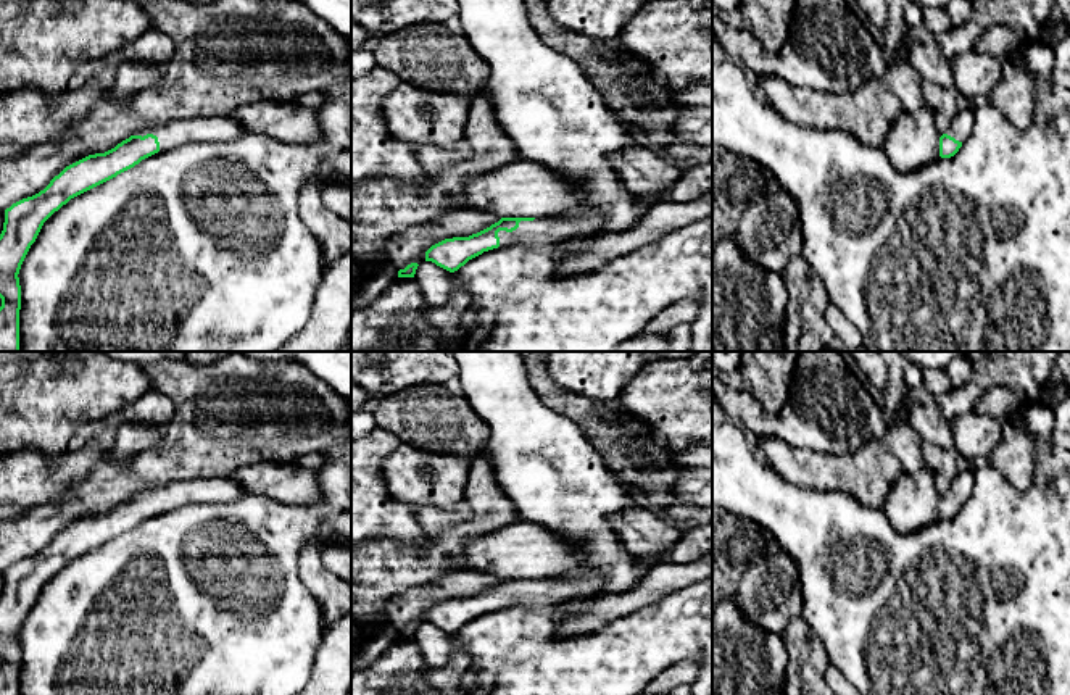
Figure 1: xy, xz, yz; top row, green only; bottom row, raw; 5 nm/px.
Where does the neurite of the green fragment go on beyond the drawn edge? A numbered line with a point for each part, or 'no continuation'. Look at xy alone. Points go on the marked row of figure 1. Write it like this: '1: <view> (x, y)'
1: xy (176, 133)

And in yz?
1: yz (962, 124)

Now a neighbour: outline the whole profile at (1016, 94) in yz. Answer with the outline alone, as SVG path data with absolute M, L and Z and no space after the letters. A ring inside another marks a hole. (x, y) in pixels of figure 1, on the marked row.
M1018 48L1001 60L1002 76L988 95L988 105L997 108L1017 129L1028 129L1036 111L1036 79L1022 63Z

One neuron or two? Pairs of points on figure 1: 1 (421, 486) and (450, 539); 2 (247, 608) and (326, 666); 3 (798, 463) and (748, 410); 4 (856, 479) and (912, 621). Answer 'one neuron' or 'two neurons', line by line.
1: two neurons
2: two neurons
3: two neurons
4: two neurons

